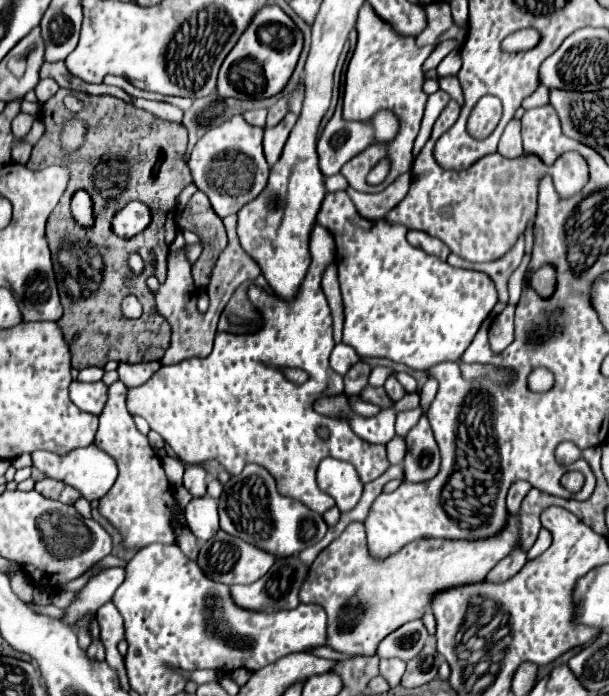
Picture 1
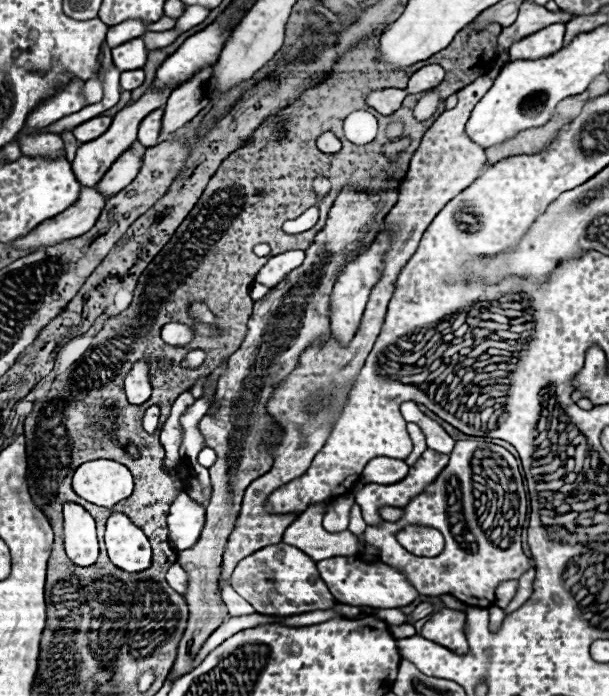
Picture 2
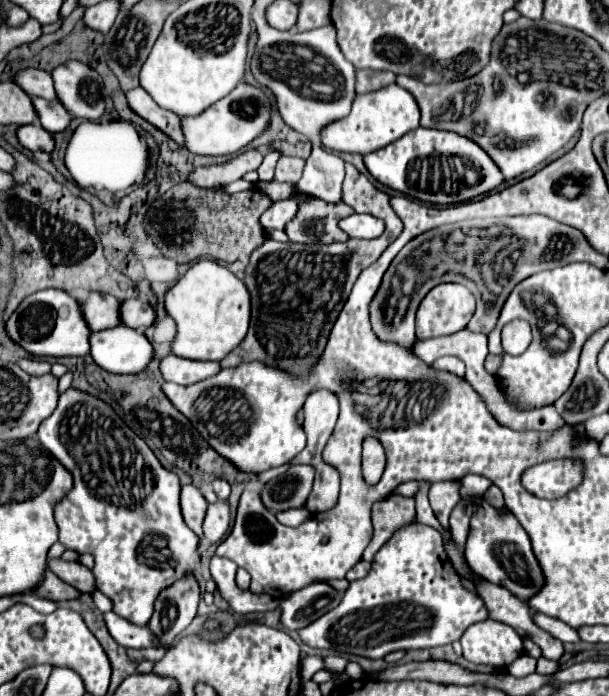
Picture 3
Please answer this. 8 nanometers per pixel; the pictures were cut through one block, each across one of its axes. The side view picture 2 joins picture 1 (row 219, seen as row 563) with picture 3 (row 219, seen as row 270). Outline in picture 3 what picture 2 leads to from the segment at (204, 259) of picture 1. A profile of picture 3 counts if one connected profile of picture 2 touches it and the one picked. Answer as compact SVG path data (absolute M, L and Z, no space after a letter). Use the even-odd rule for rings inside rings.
M308 196L298 202L296 218L292 218L284 232L290 242L300 244L332 244L332 242L346 242L348 234L338 228L338 220L350 216L354 210L344 204L328 204L320 198Z

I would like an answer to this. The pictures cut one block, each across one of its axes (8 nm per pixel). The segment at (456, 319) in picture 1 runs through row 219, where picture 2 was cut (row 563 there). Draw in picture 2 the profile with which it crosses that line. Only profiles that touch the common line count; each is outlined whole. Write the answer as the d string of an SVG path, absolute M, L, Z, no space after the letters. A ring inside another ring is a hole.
M360 556L326 558L326 560L318 562L318 570L320 570L322 580L328 584L330 592L334 592L336 600L342 604L370 606L370 608L380 610L408 606L418 596L416 590L404 578L404 574L400 574L398 570L392 570L388 564L366 566L366 562L360 560Z

